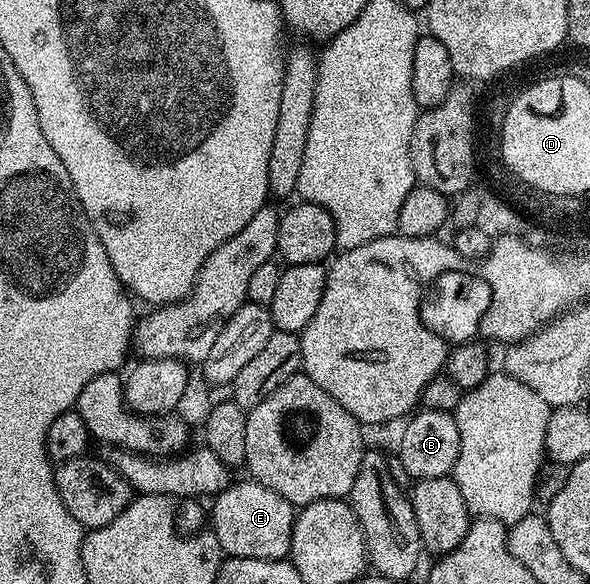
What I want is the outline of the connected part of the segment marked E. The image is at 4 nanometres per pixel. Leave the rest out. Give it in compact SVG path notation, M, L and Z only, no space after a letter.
M250 478L238 480L228 484L227 489L214 497L209 504L209 528L217 538L220 552L228 557L236 556L237 558L284 559L291 550L296 509L285 498L281 498L281 494L261 486L257 481Z

